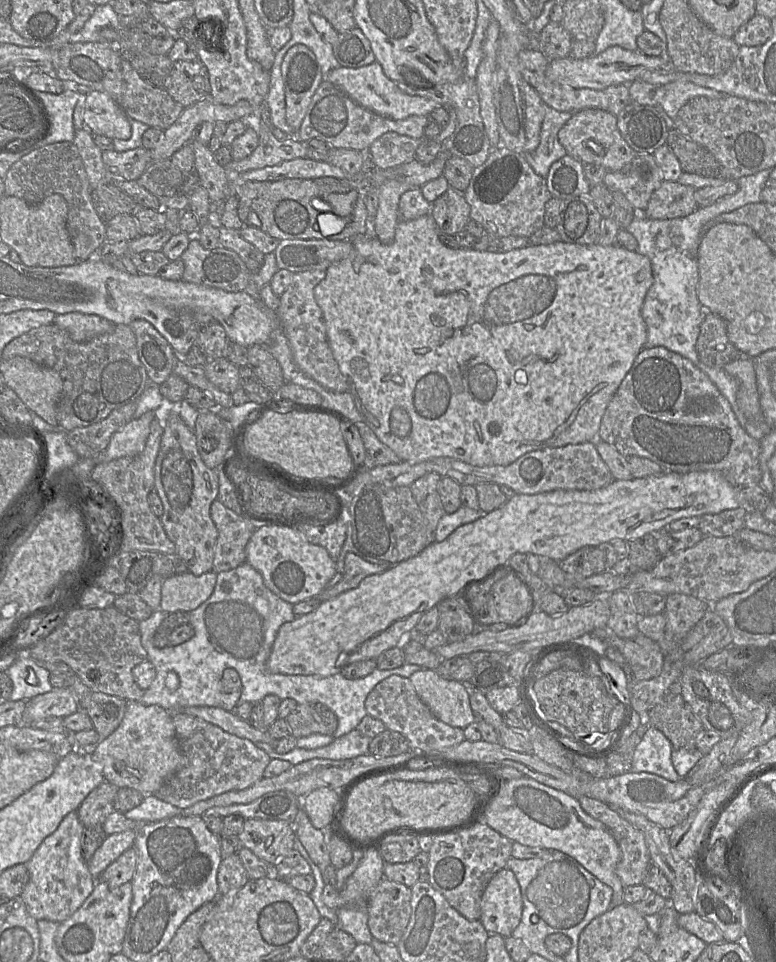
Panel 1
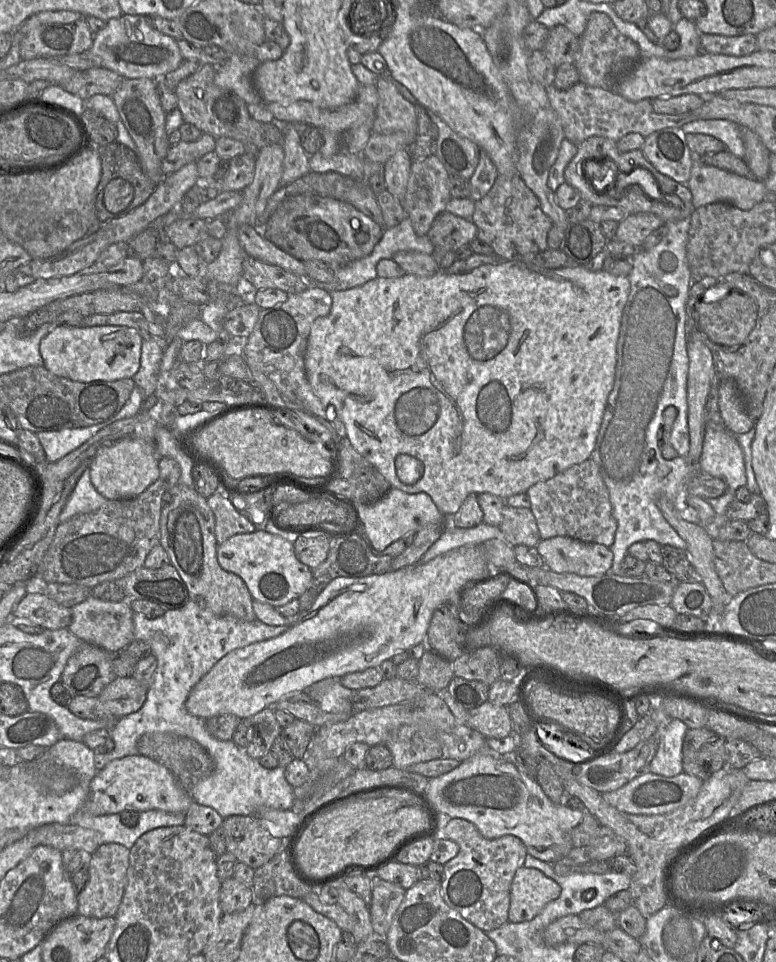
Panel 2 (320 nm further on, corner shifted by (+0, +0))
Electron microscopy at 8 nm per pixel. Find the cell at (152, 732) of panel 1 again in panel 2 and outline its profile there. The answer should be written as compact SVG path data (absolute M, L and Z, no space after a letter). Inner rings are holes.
M147 733L137 742L138 755L145 756L165 766L178 785L190 794L190 789L214 771L214 761L195 740L174 733Z

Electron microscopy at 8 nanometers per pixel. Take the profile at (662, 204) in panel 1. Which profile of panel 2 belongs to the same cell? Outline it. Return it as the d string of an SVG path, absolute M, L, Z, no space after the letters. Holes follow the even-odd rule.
M636 213L628 215L619 222L615 235L616 240L641 248L645 239L664 222L652 213Z

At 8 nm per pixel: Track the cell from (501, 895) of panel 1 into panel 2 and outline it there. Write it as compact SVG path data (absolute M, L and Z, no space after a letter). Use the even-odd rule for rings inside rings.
M518 868L510 887L508 921L520 923L533 919L543 907L555 900L561 887L536 868Z

